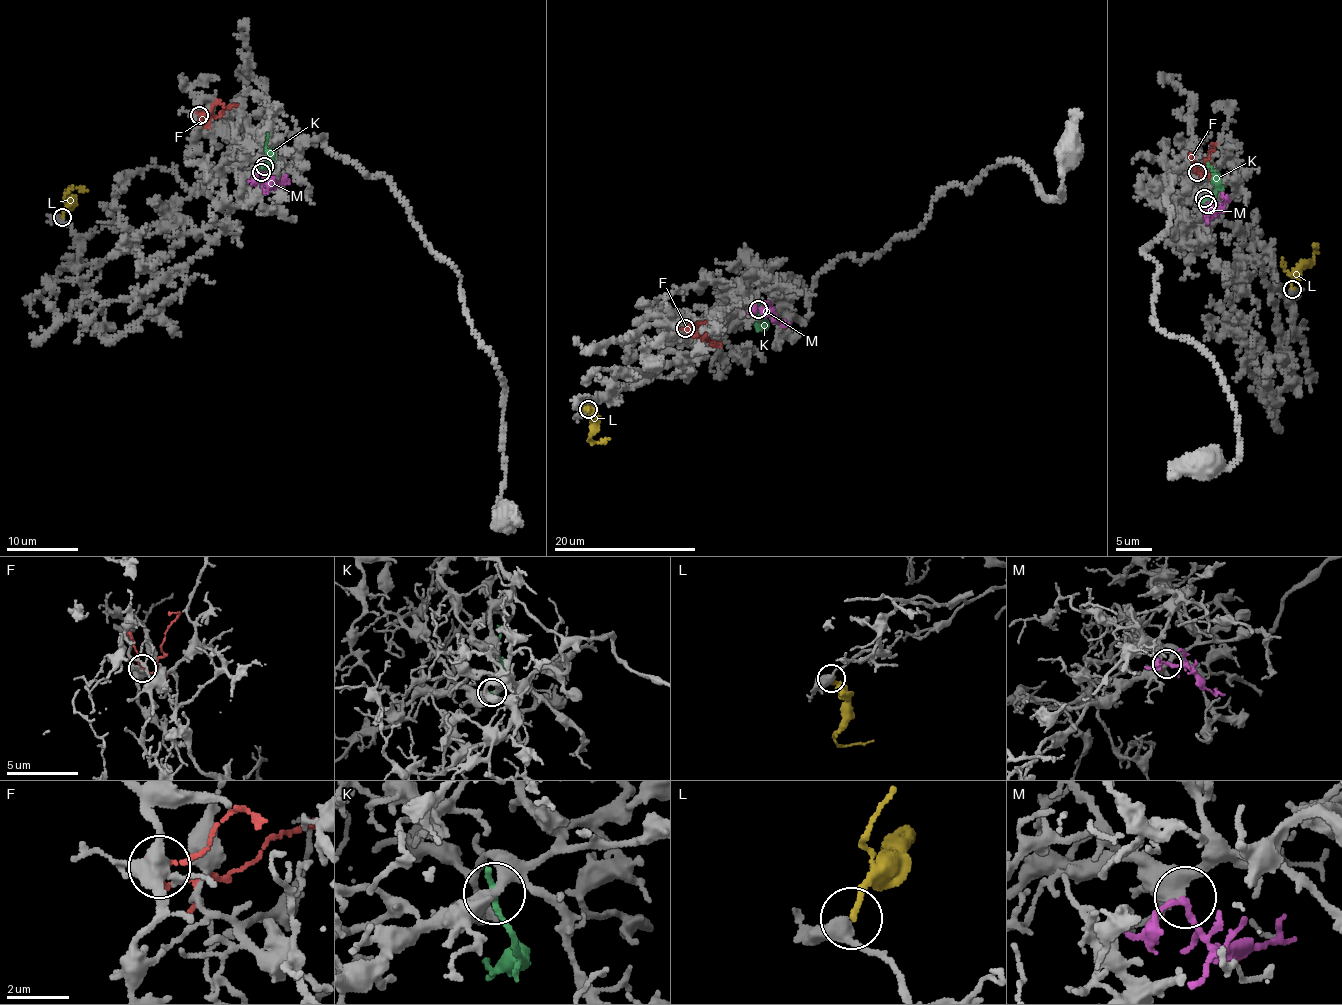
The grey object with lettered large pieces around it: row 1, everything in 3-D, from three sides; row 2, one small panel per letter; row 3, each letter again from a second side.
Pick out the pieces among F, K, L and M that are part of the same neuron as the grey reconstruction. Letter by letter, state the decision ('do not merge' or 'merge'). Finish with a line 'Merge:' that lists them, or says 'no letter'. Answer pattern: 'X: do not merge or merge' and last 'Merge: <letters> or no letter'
F: do not merge
K: do not merge
L: do not merge
M: merge
Merge: M

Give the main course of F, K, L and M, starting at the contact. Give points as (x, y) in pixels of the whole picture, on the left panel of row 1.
F: (199, 115), (210, 118), (234, 103)
K: (263, 166), (269, 162), (266, 132)
L: (62, 217), (66, 206), (71, 202), (65, 194), (72, 189), (86, 190)
M: (261, 172), (265, 180), (276, 185), (285, 176)

